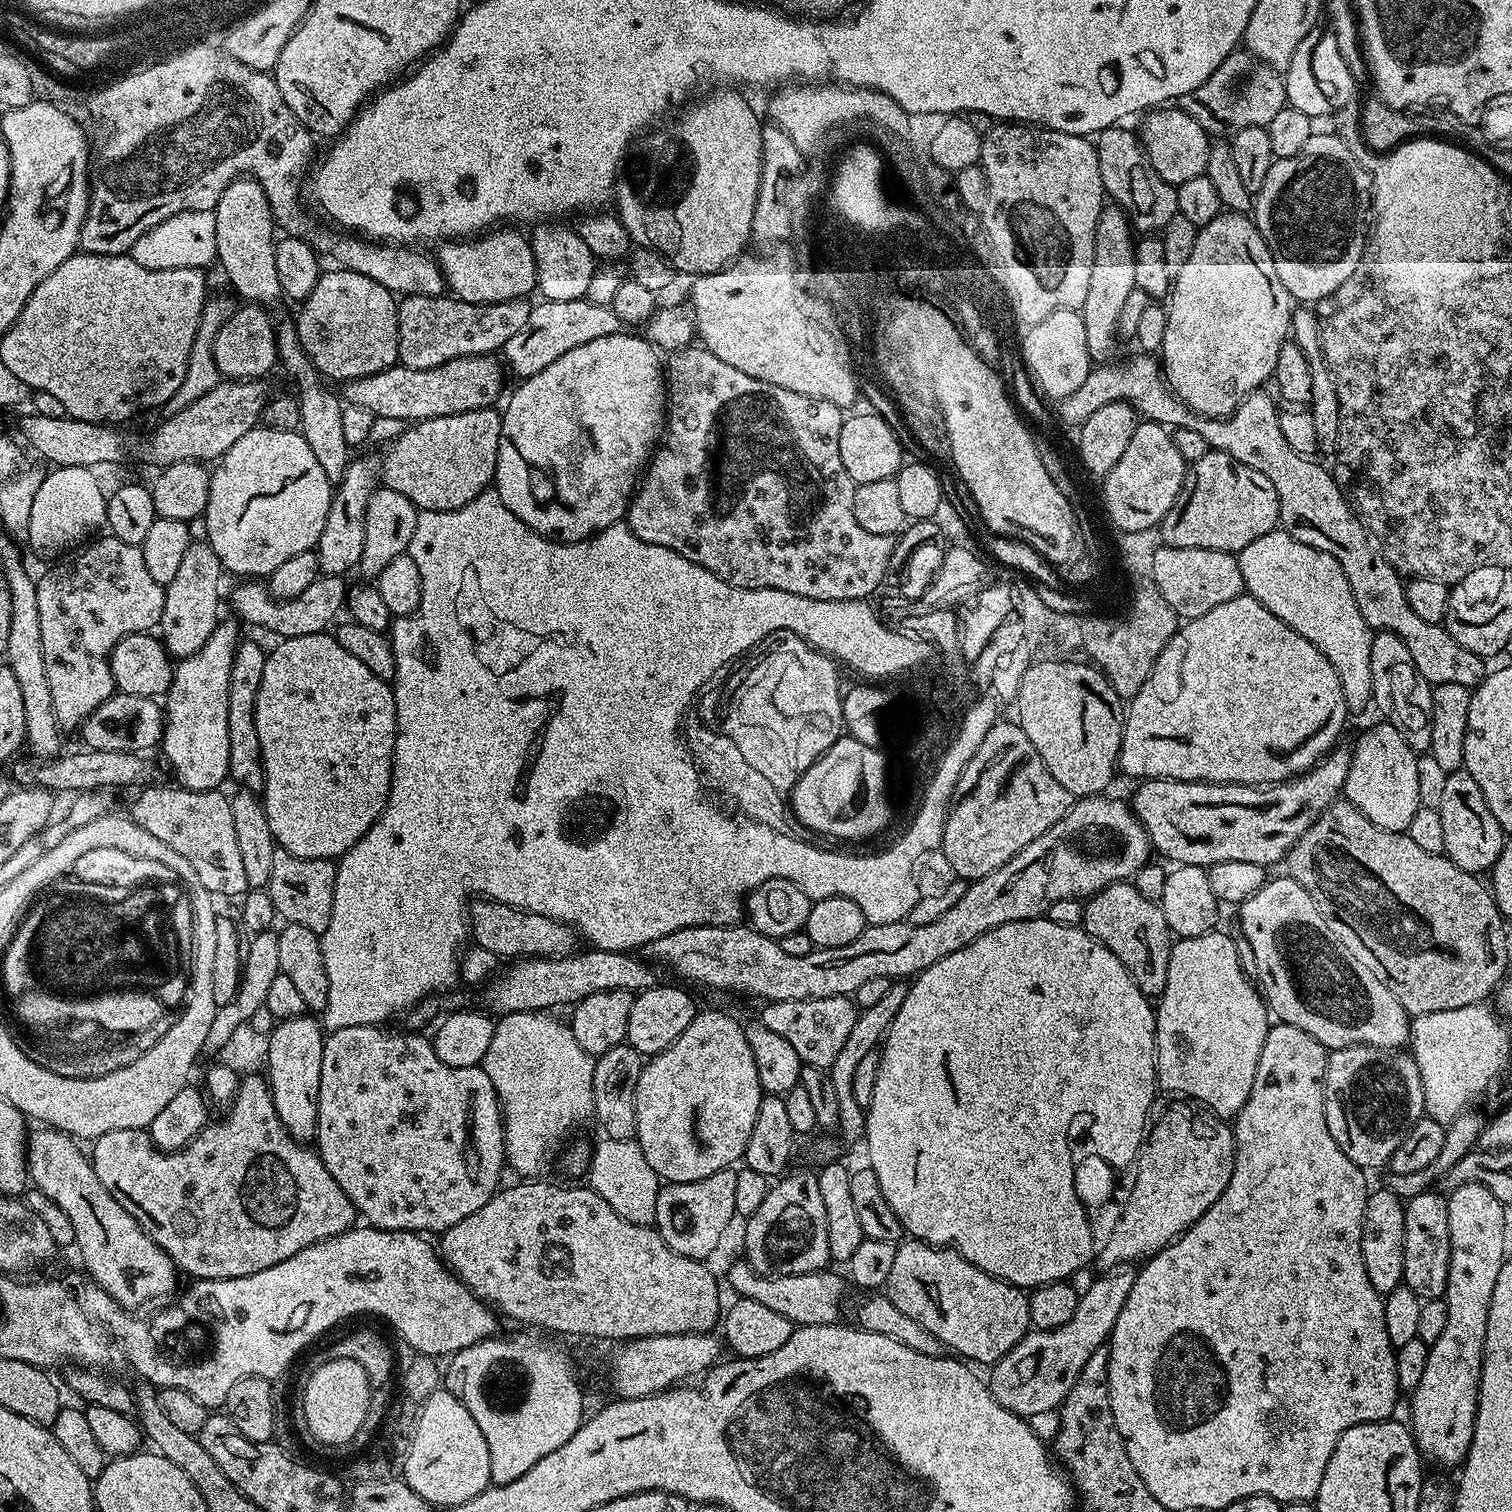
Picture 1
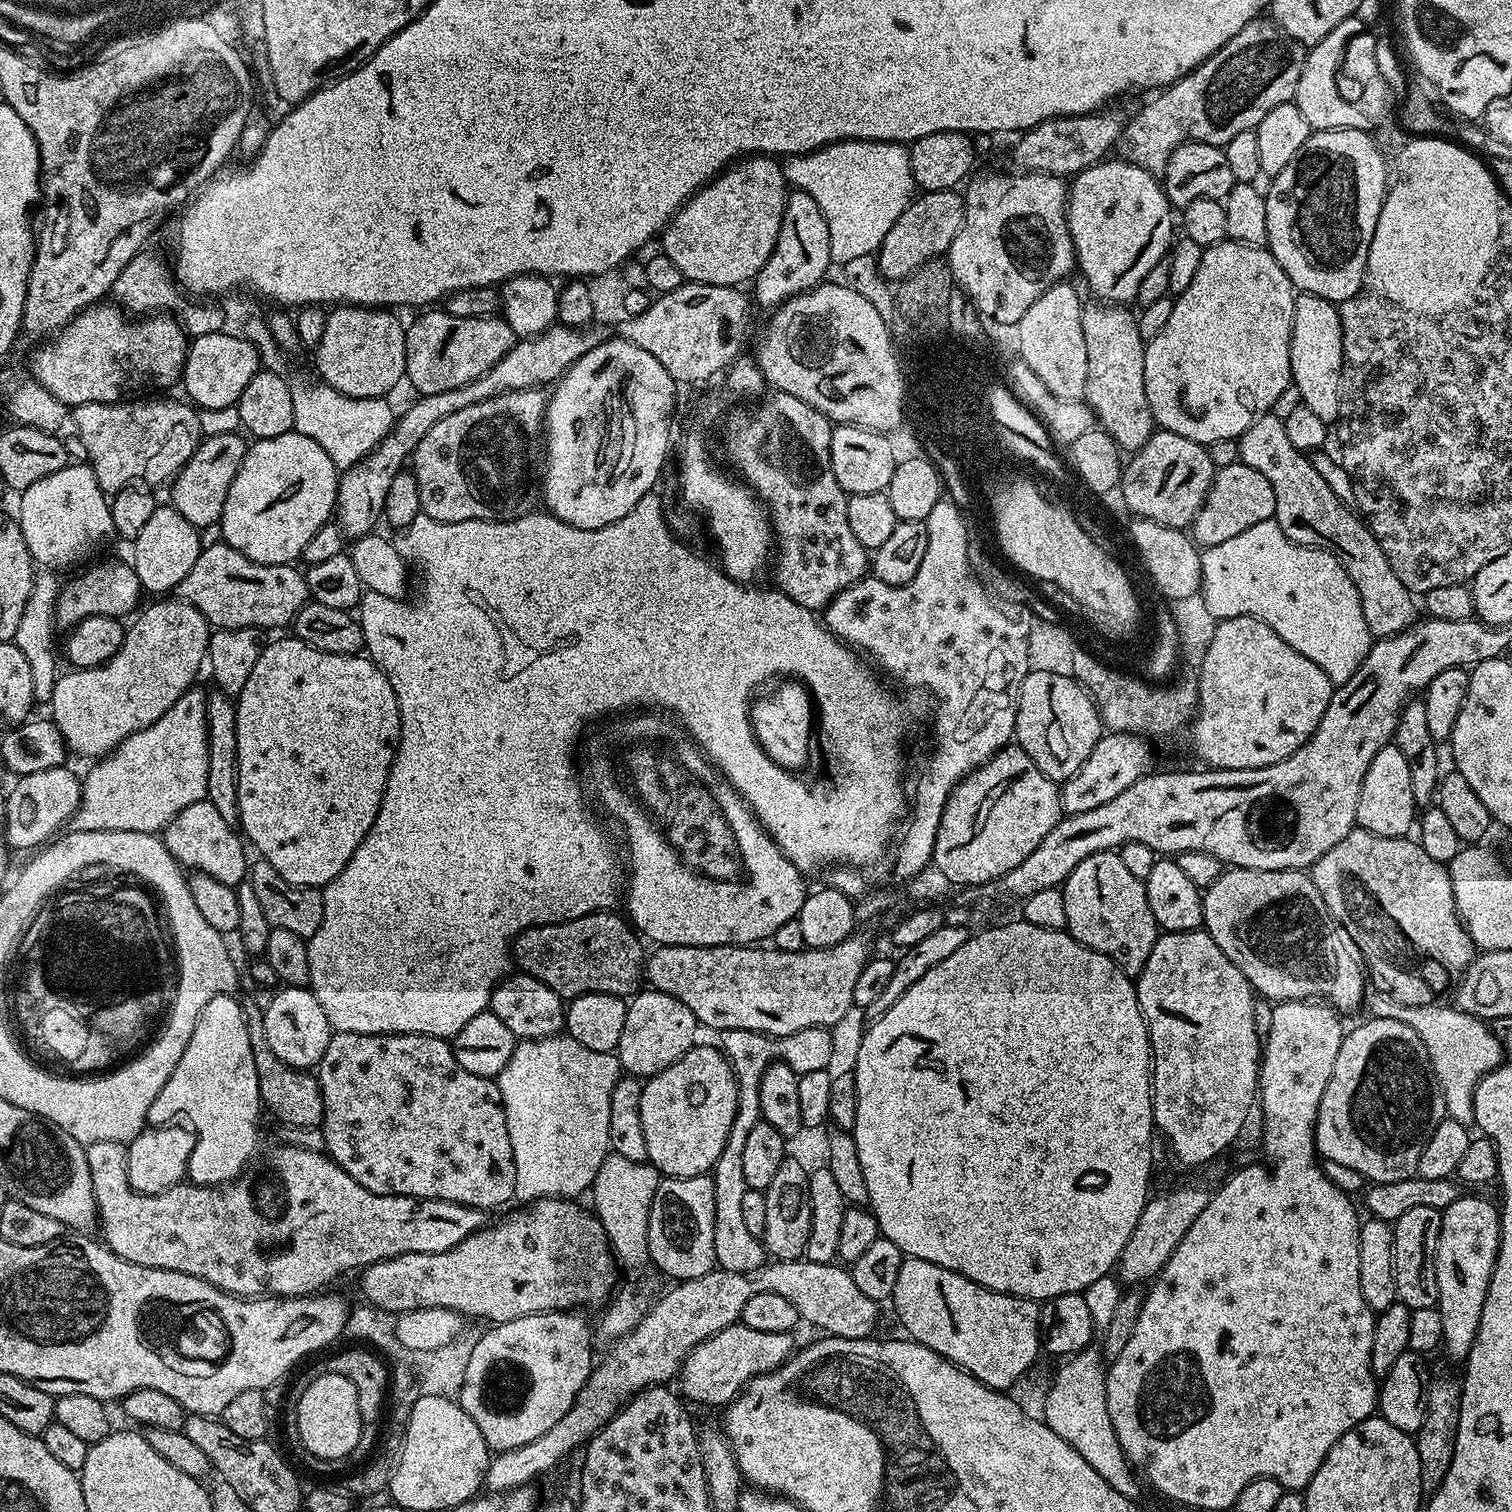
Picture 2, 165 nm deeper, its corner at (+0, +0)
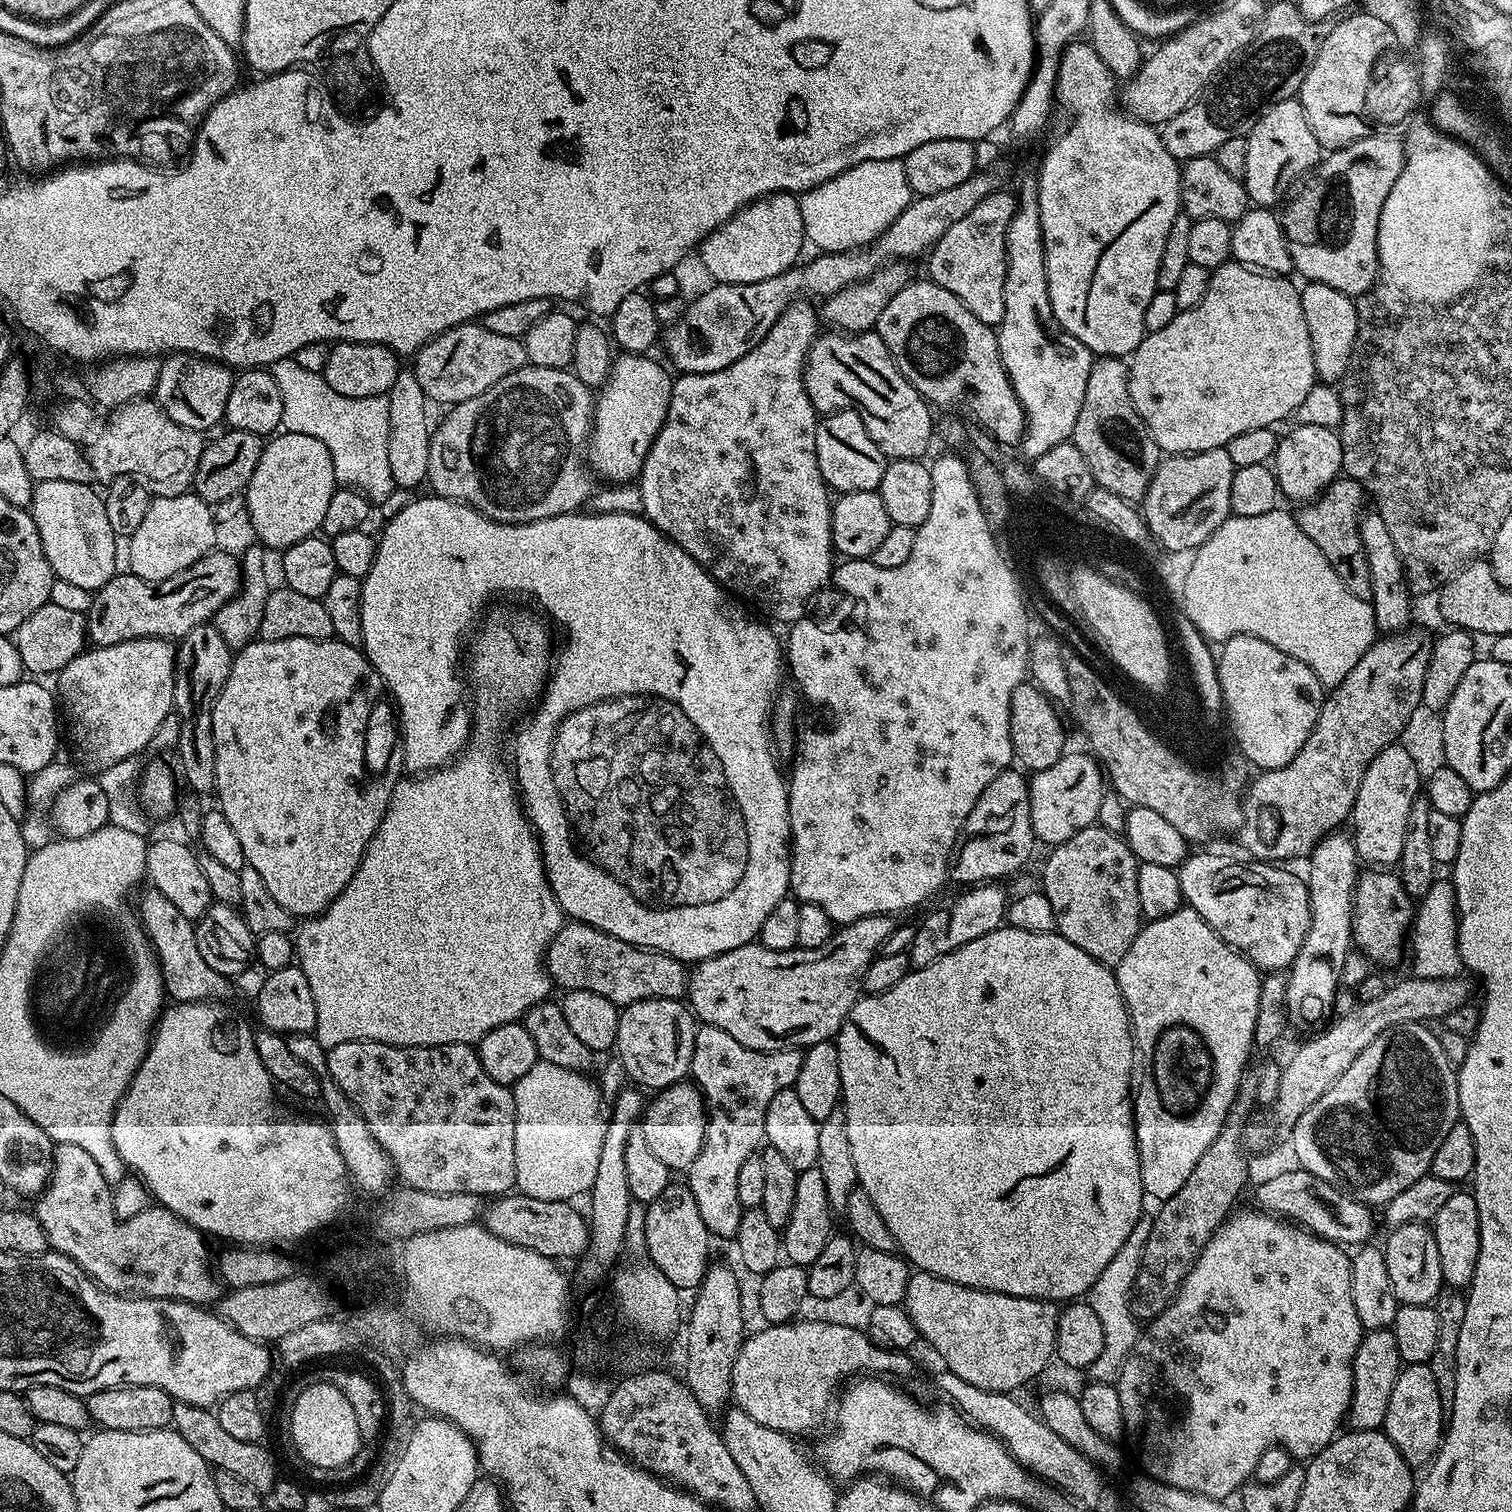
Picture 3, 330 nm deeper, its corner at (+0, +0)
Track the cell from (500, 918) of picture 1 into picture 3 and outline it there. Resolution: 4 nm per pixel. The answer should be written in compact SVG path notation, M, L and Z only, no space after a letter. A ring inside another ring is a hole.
M575 922L560 927L544 953L543 965L553 985L561 984L561 989L569 992L590 990L617 1006L639 1000L680 1000L687 993L690 975L683 960L627 944L594 926Z

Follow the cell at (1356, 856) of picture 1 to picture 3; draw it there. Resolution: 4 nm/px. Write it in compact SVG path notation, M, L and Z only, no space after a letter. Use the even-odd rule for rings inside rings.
M1368 870L1356 882L1356 891L1352 894L1352 939L1355 947L1373 965L1396 964L1400 955L1406 952L1406 937L1413 927L1414 900L1408 891L1400 885L1400 877L1392 870Z

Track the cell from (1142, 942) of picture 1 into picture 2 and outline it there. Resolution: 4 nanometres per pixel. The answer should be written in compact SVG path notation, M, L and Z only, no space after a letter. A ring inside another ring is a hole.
M1119 851L1095 852L1090 854L1090 858L1082 858L1082 862L1078 862L1078 866L1074 866L1074 870L1064 880L1062 891L1066 902L1067 935L1093 952L1106 954L1106 958L1113 960L1124 975L1133 978L1139 976L1146 966L1146 958L1150 958L1150 950L1154 950L1158 929L1154 914L1150 914L1150 902L1146 902L1144 882L1130 874L1129 868L1122 863Z

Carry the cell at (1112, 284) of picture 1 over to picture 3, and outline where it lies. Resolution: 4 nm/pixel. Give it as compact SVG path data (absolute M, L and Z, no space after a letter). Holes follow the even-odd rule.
M1115 356L1093 359L1082 410L1078 410L1078 422L1074 422L1070 442L1086 458L1095 487L1110 490L1110 494L1118 494L1123 500L1143 501L1162 453L1138 410L1134 410L1134 402L1130 402L1128 364L1123 359Z

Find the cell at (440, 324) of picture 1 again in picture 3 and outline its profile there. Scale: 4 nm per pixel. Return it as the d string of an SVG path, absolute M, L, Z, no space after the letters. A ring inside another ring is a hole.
M483 322L459 324L432 340L427 340L414 357L414 371L418 386L433 405L461 404L470 398L478 398L490 386L502 382L506 374L528 364L528 355L521 338L506 338L486 330Z

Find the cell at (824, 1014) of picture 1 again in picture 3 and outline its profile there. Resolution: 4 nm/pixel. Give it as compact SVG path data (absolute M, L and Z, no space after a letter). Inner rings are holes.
M704 1024L697 1027L690 1076L704 1096L704 1107L708 1109L708 1126L702 1150L686 1170L686 1183L694 1194L709 1235L728 1240L735 1237L743 1212L738 1197L738 1170L742 1170L746 1158L757 1155L758 1149L765 1143L766 1106L770 1106L778 1090L786 1090L795 1085L803 1061L804 1052L799 1048L787 1048L781 1052L759 1052L742 1046L742 1042L734 1042L734 1038L730 1038L730 1034L718 1026Z

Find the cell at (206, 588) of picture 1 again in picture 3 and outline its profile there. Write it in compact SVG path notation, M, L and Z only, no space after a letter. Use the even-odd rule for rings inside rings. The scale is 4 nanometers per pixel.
M144 638L144 639L130 639L126 642L115 643L114 646L108 647L93 647L92 649L85 650L79 655L74 657L67 666L58 673L56 680L58 686L56 690L61 702L61 705L66 708L68 714L68 722L70 724L70 736L76 748L79 758L94 772L101 772L116 764L117 761L137 757L139 751L145 751L152 738L155 737L158 728L160 728L164 718L167 714L174 710L175 704L173 702L174 696L174 682L176 681L176 648L171 641L166 641L162 638Z

